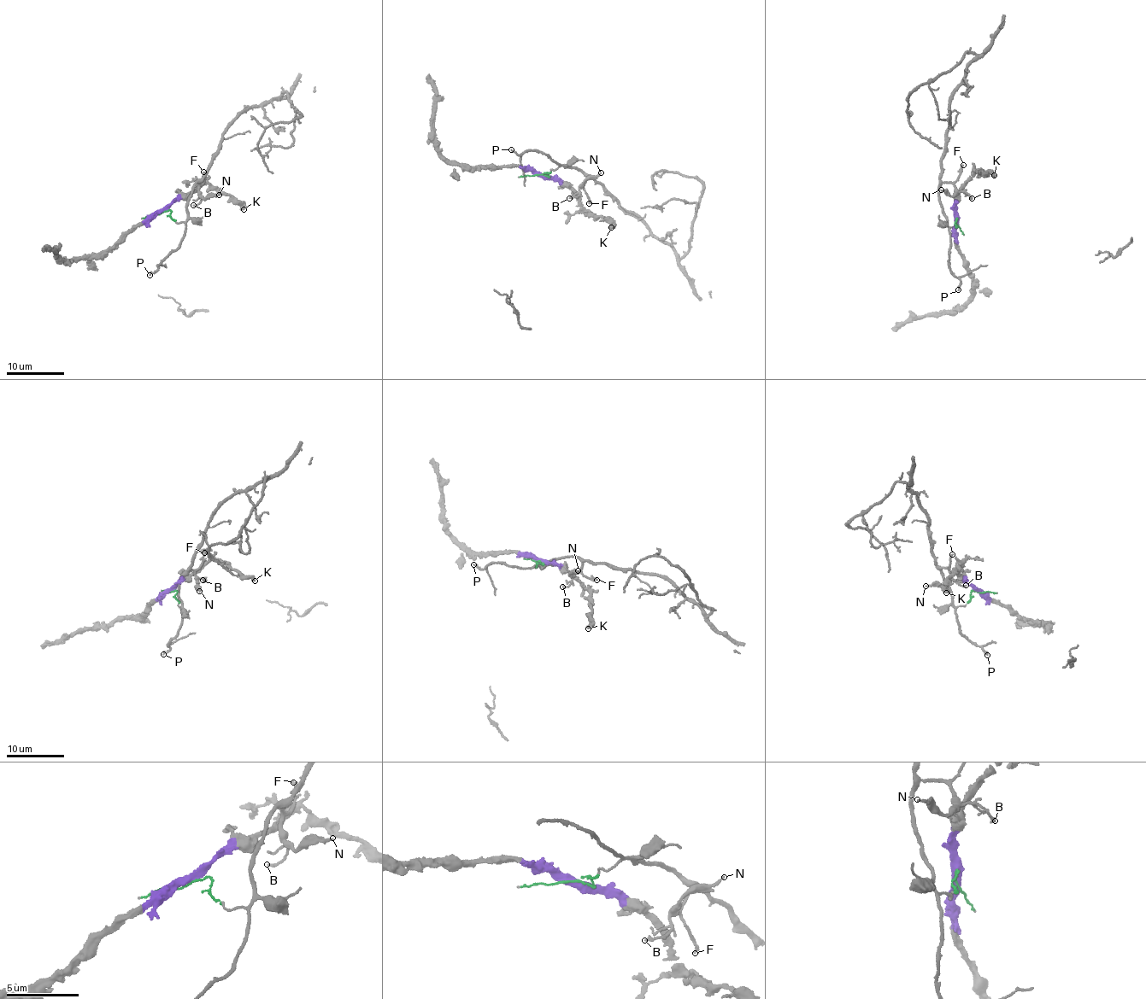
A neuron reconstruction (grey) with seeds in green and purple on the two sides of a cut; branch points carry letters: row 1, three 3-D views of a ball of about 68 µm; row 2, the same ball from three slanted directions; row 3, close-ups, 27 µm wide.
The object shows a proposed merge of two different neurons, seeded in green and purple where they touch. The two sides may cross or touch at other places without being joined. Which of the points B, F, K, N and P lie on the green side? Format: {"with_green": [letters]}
{"with_green": ["B", "F", "N", "P"]}

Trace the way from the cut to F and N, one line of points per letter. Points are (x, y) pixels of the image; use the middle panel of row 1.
F: (541, 174), (549, 176), (546, 173), (563, 165), (568, 168), (574, 167), (585, 177), (583, 189), (589, 203)
N: (541, 174), (549, 176), (546, 173), (563, 165), (574, 167), (585, 177), (581, 187), (584, 180), (601, 172)

